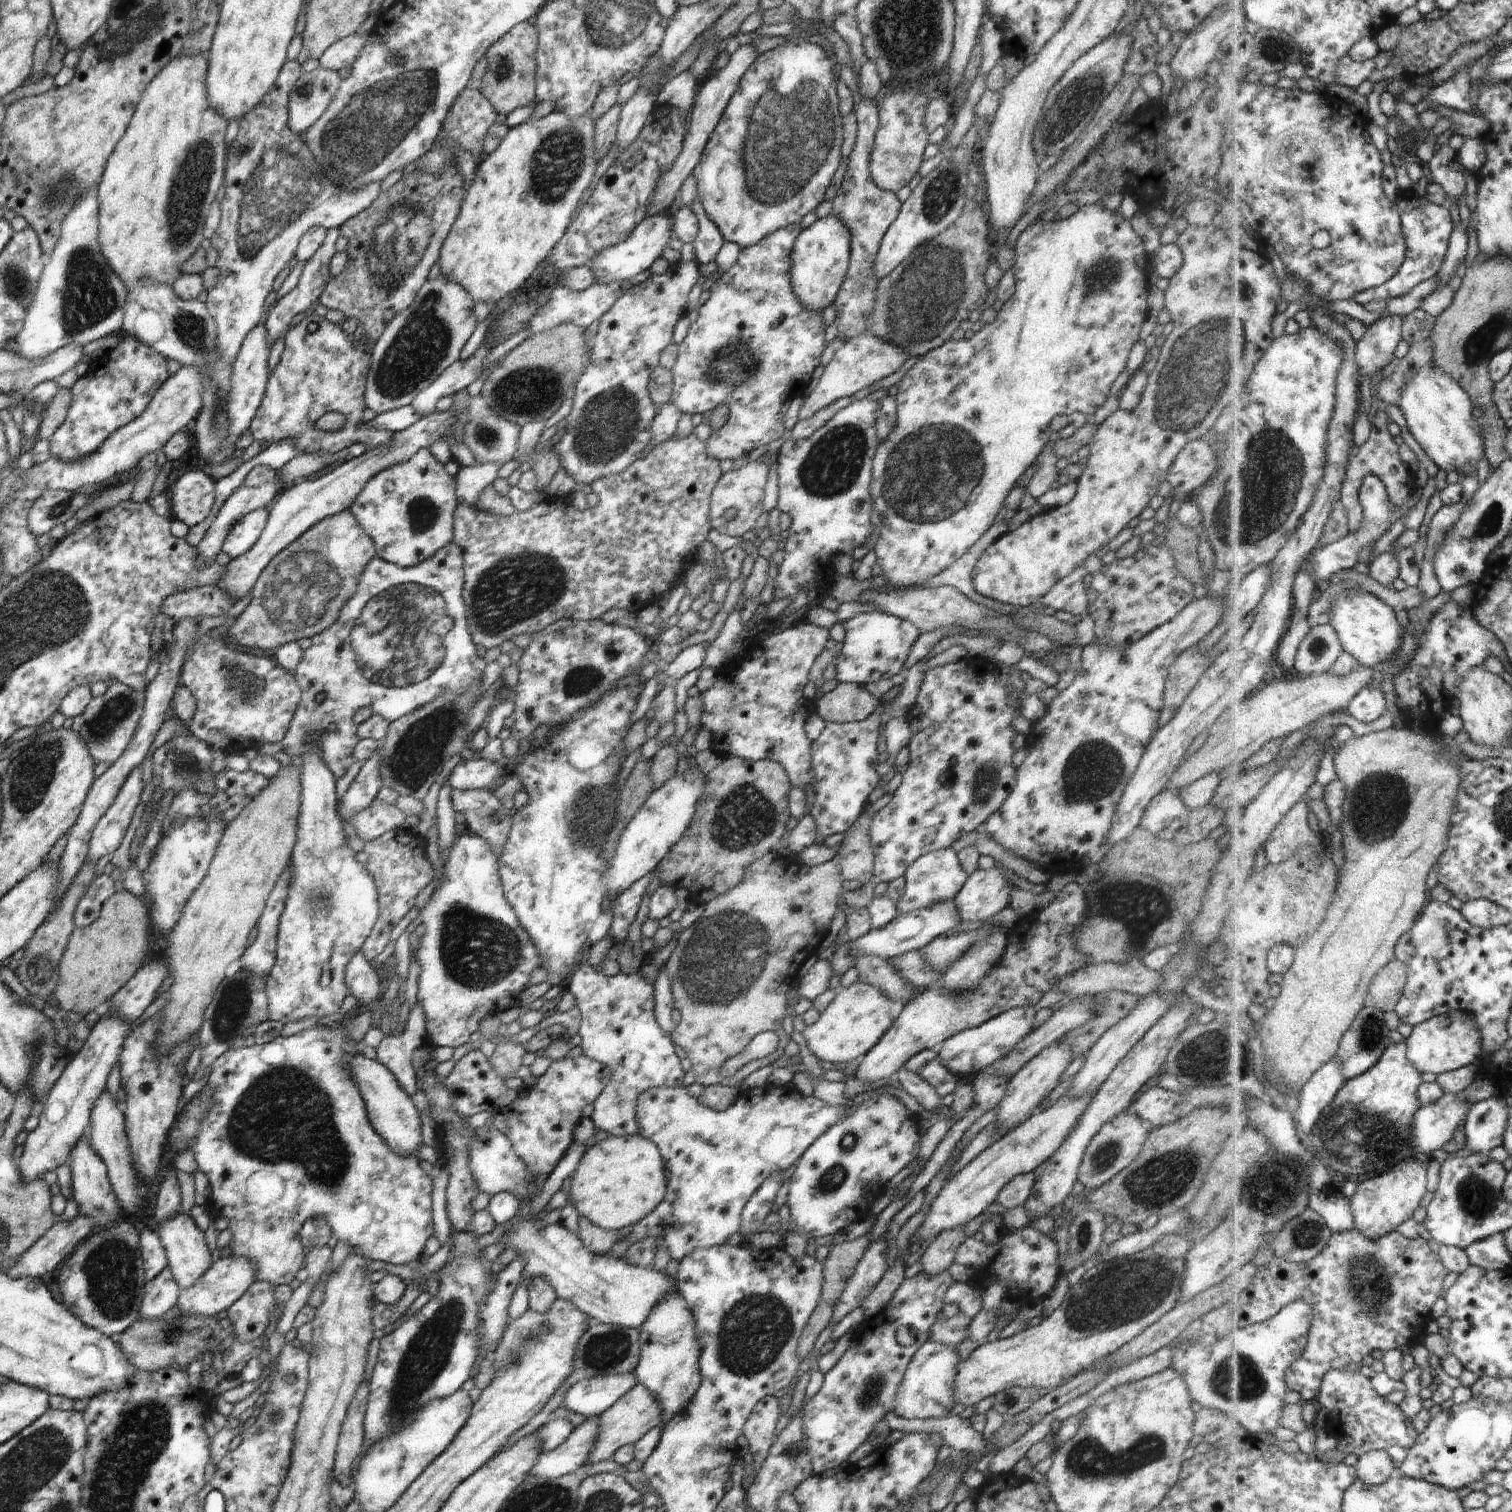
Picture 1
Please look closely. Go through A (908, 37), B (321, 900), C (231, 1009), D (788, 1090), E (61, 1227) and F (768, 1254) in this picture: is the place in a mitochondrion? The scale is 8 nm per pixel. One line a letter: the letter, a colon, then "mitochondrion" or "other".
A: mitochondrion
B: mitochondrion
C: mitochondrion
D: other
E: other
F: other

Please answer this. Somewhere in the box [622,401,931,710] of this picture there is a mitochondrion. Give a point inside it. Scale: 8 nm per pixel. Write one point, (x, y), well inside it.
(832, 465)

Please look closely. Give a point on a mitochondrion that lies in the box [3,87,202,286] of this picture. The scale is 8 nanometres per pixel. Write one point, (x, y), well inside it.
(61, 190)

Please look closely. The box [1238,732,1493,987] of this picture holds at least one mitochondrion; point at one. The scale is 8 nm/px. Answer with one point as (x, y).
(1380, 803)

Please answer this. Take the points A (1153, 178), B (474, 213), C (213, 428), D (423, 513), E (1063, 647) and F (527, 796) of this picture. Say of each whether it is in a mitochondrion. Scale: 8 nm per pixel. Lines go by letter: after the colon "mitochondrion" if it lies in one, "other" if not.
A: other
B: other
C: mitochondrion
D: mitochondrion
E: other
F: other

